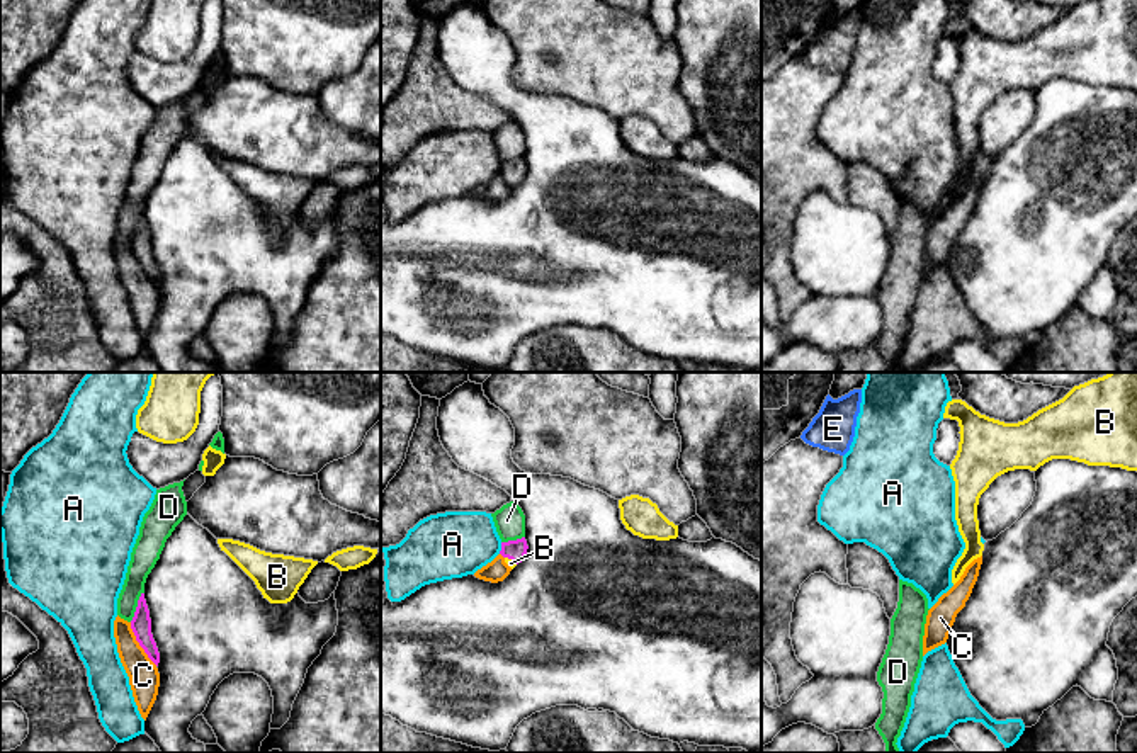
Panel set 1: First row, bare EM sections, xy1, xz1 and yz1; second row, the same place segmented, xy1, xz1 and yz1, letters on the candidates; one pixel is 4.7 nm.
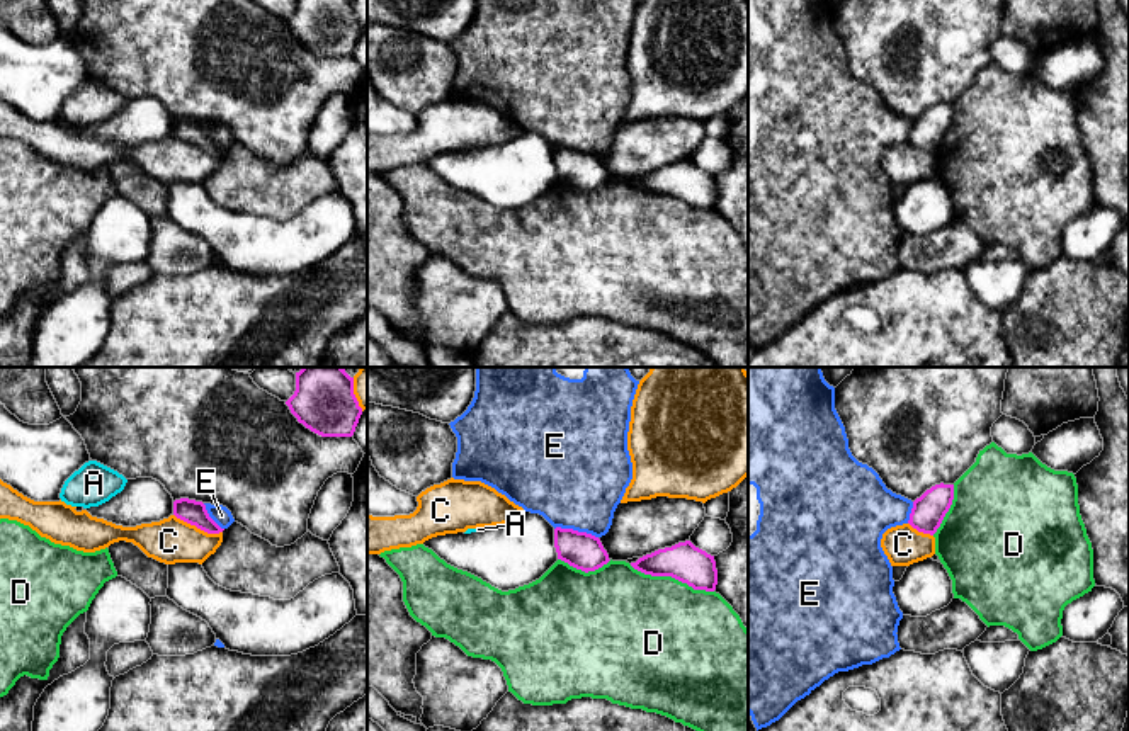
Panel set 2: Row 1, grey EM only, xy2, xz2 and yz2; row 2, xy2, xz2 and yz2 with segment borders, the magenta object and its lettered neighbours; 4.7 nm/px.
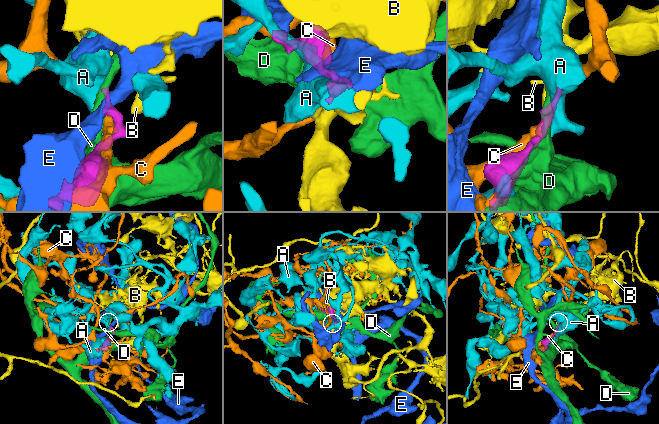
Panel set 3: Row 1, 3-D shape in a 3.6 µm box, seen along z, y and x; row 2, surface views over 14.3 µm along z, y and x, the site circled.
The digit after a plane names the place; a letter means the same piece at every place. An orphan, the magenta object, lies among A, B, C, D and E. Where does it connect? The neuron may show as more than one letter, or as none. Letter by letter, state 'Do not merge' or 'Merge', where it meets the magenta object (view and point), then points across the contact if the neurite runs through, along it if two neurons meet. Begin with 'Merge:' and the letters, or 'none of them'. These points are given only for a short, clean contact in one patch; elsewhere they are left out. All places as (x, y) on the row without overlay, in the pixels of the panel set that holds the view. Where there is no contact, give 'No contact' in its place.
Merge: B
A: Do not merge. Touches magenta at xz1 (502, 167). Boundary: xz1 (502, 162), (498, 172)
B: Merge. Touches magenta at xz1 (510, 177). Path across: xz1 (514, 169), (510, 177), (510, 182)
C: Do not merge. Touches magenta at xy2 (198, 147)
D: Do not merge. Touches magenta at xz2 (672, 196)
E: Do not merge. Touches magenta at xz2 (577, 150). Boundary: xz2 (555, 147), (572, 147), (597, 157)

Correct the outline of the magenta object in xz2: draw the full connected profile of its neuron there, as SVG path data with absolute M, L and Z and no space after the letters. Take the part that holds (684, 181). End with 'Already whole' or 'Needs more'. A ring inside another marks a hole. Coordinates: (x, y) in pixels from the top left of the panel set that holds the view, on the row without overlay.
M690 160L658 168L631 185L651 196L672 196L694 209L714 211L718 204L714 175L695 167Z. Already whole

